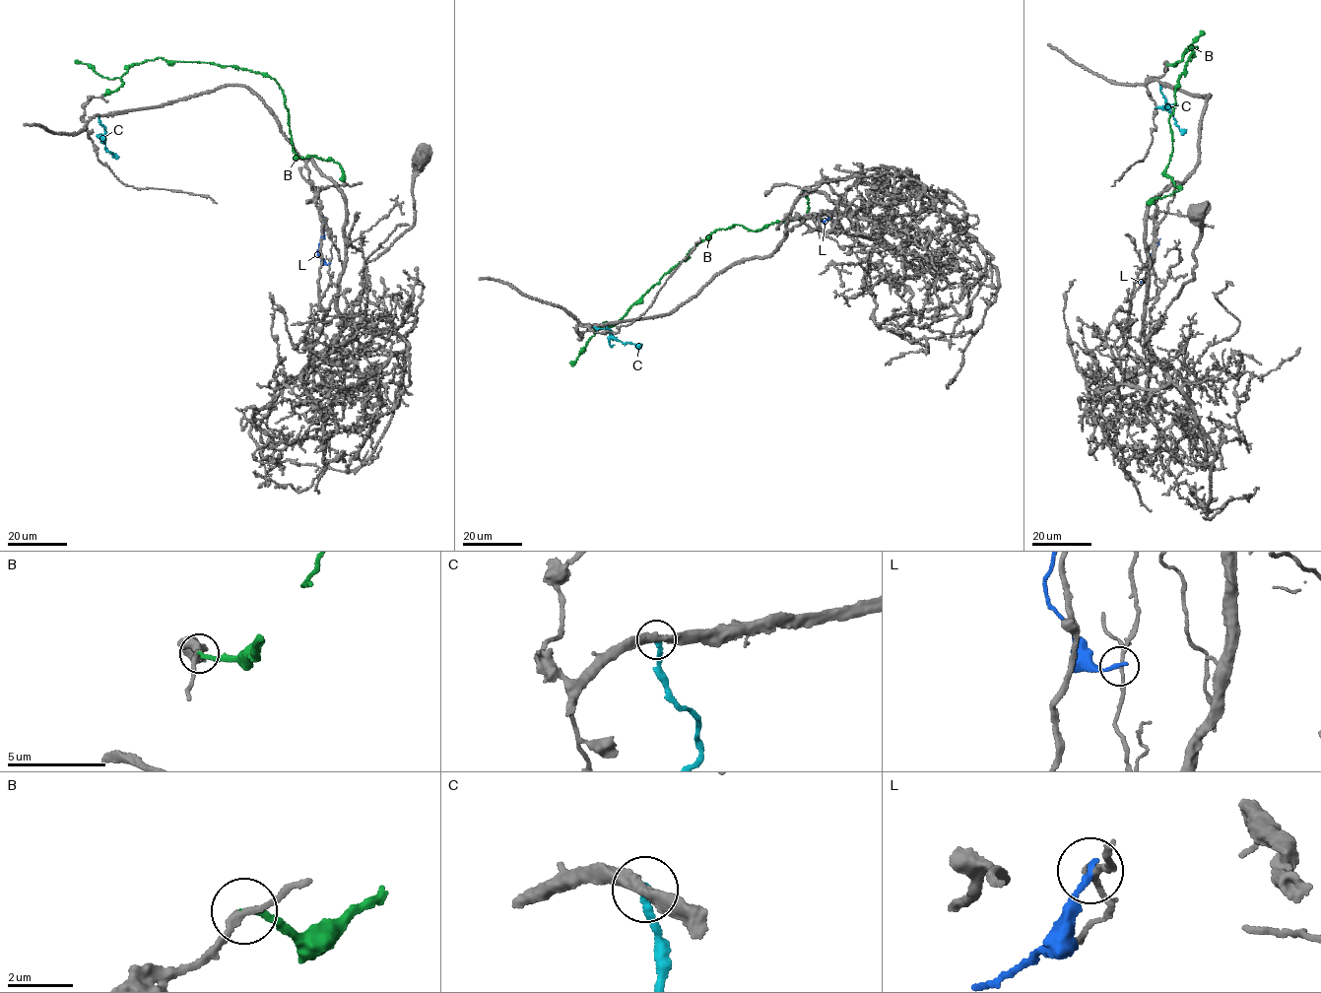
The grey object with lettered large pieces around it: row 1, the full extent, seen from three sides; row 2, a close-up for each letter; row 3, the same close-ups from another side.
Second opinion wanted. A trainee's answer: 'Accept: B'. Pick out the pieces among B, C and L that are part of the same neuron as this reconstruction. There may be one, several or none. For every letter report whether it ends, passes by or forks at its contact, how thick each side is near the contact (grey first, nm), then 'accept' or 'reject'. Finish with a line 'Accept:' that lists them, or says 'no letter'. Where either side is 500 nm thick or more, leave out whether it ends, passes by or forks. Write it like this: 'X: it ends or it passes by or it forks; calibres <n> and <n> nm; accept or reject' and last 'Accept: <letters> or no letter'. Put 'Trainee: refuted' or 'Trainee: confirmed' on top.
Trainee: refuted
B: it ends; calibres 200 and 200 nm; reject
C: it ends; calibres 360 and 260 nm; reject
L: it ends; calibres 140 and 200 nm; reject
Accept: no letter

